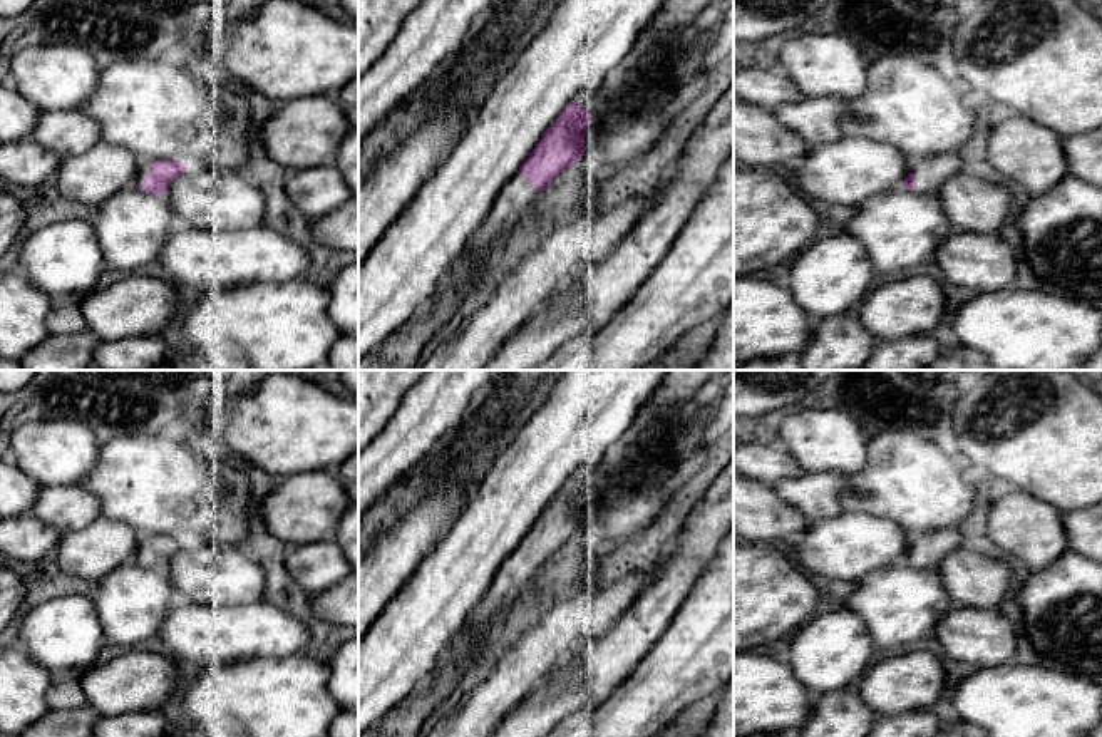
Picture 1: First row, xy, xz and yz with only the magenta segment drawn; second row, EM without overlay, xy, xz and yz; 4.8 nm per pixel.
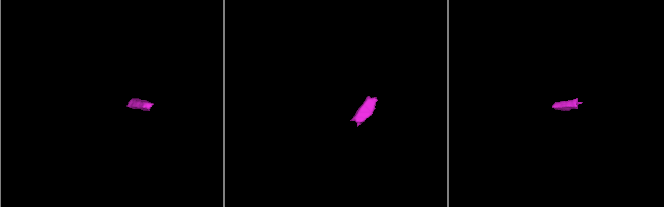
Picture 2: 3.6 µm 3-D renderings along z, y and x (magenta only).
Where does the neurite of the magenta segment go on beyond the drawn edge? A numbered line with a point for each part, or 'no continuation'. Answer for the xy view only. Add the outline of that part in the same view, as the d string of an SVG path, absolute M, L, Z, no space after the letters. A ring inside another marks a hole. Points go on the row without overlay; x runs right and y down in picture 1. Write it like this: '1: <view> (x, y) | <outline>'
1: xy (144, 541) | M139 536L139 546L134 558L136 563L139 563L146 556L146 551L151 548L151 544L152 544L152 536Z

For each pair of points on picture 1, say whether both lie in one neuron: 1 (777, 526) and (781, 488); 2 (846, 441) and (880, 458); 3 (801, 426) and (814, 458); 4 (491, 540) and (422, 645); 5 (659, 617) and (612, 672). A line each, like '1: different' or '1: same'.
1: different
2: different
3: same
4: same
5: same

